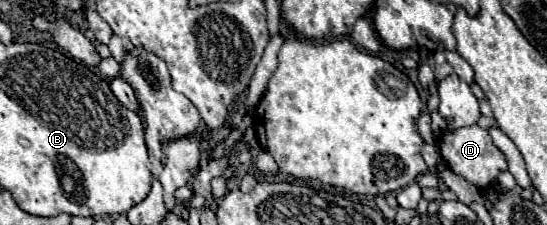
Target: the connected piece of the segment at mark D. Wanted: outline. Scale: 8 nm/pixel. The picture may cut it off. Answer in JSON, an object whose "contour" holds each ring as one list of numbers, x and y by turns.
{"contour":[[471,125,471,127,457,129,457,131,449,131,449,133,445,133,445,135,439,139,437,145,439,145,441,157,443,157,443,161,447,163,447,167,449,167,455,175,467,179,471,185,475,185,475,187,479,187,479,189,485,189,485,187,489,187,491,183,495,183,497,175,507,169,507,163,505,163,503,153,493,145,491,135,489,135,485,129,481,129,479,125]]}

